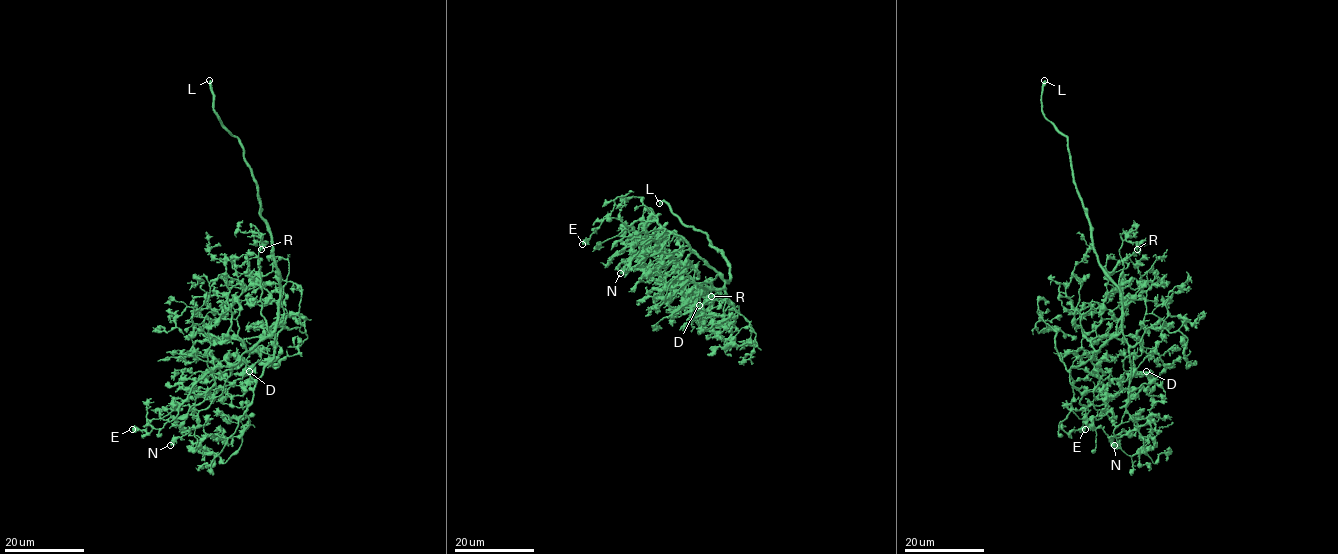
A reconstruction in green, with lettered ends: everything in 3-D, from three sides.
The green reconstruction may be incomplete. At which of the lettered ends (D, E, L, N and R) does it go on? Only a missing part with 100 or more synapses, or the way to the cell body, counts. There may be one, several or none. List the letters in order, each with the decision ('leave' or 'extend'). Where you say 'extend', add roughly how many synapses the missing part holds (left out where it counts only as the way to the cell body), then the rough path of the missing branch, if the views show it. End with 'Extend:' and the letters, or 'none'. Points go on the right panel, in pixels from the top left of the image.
D: leave
E: leave
L: extend
N: leave
R: leave
Extend: L

